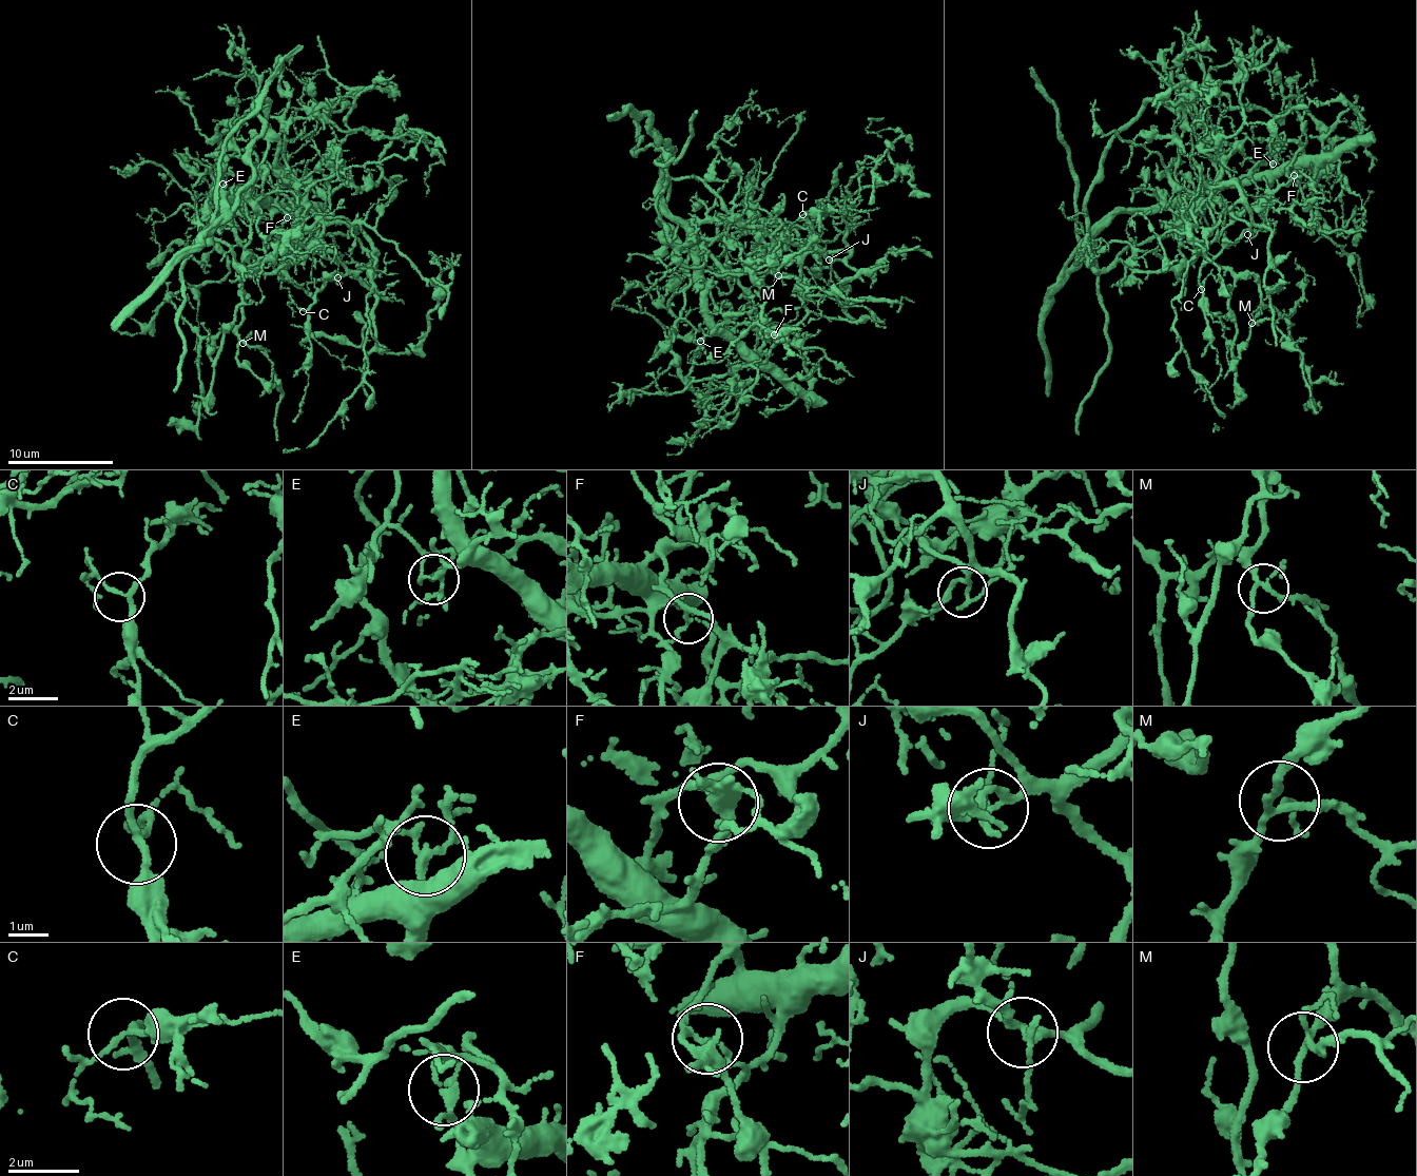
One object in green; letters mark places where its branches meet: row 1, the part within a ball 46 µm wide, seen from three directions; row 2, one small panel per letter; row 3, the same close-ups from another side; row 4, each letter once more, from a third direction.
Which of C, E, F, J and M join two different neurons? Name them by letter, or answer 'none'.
E, F

